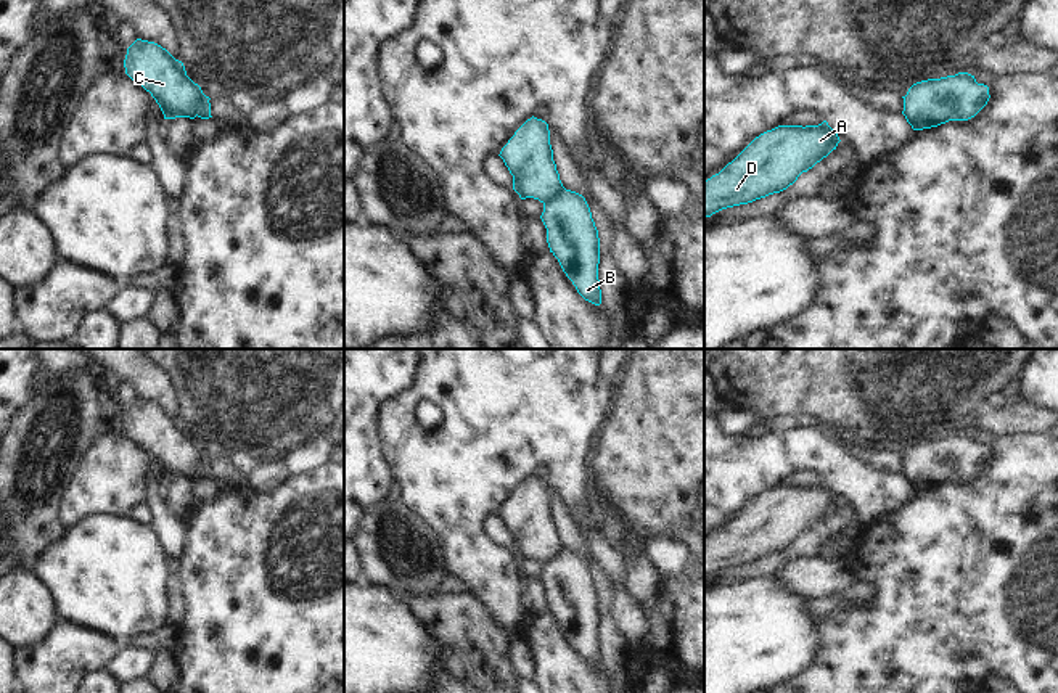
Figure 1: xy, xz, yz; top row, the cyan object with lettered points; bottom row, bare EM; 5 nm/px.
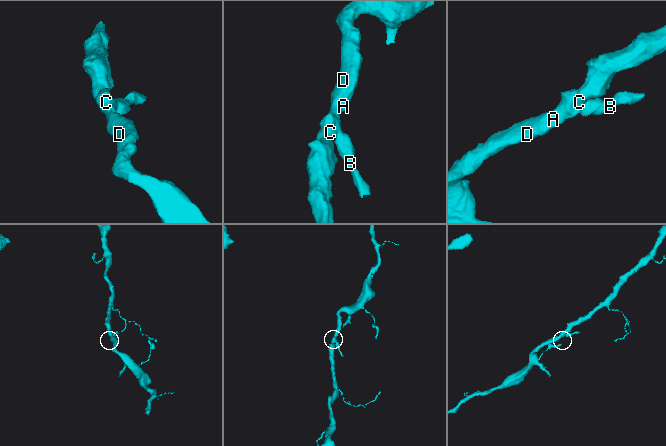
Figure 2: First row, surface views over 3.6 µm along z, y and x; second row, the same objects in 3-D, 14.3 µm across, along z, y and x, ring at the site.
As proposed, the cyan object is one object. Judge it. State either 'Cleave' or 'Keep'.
Cleave.

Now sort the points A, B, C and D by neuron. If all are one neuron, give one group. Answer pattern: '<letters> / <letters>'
A C D / B

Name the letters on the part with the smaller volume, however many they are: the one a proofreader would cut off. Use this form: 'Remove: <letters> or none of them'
Remove: B

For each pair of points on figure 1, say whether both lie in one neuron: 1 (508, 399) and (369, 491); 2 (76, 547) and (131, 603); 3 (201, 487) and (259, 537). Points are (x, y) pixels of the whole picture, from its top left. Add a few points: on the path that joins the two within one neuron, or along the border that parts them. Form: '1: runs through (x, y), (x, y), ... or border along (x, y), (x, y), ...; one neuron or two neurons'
1: border along (380, 438), (397, 481); two neurons
2: runs through (90, 561), (121, 589); one neuron
3: border along (224, 487), (216, 500), (195, 507); two neurons

